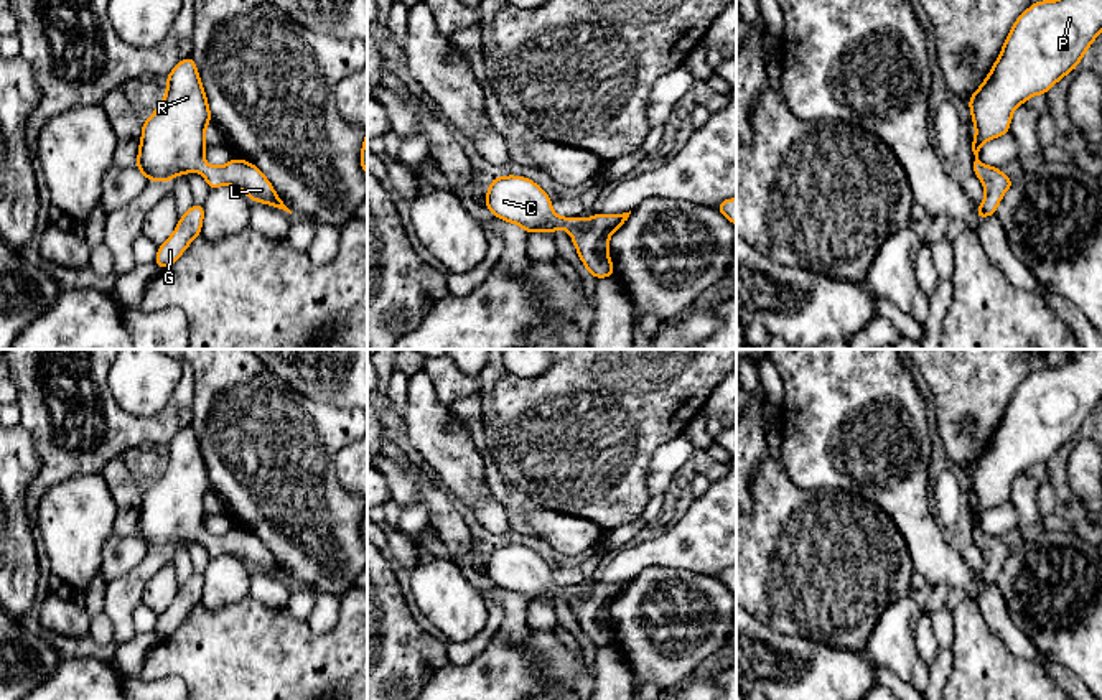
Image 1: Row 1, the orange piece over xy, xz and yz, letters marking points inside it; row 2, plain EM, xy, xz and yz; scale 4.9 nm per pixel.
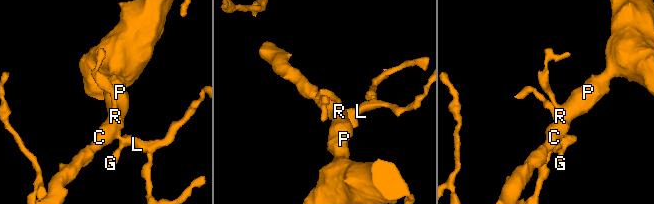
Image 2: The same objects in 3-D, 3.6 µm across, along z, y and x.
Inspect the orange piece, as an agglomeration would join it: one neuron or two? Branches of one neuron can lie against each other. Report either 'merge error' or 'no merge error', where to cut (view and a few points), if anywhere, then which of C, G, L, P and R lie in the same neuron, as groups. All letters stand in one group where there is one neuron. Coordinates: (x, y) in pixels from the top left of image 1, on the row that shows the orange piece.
no merge error; cut none; groups C G L P R

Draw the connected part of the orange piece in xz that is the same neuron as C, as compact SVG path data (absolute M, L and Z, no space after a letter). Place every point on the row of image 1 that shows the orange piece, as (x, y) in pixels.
M514 175L493 178L484 206L496 217L521 226L527 234L568 231L578 257L595 278L614 273L609 237L631 214L631 211L614 216L595 212L591 219L557 216L549 194L537 183Z

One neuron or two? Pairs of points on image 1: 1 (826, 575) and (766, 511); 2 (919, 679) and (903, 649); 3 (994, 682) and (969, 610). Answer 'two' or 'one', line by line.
1: one
2: one
3: one

